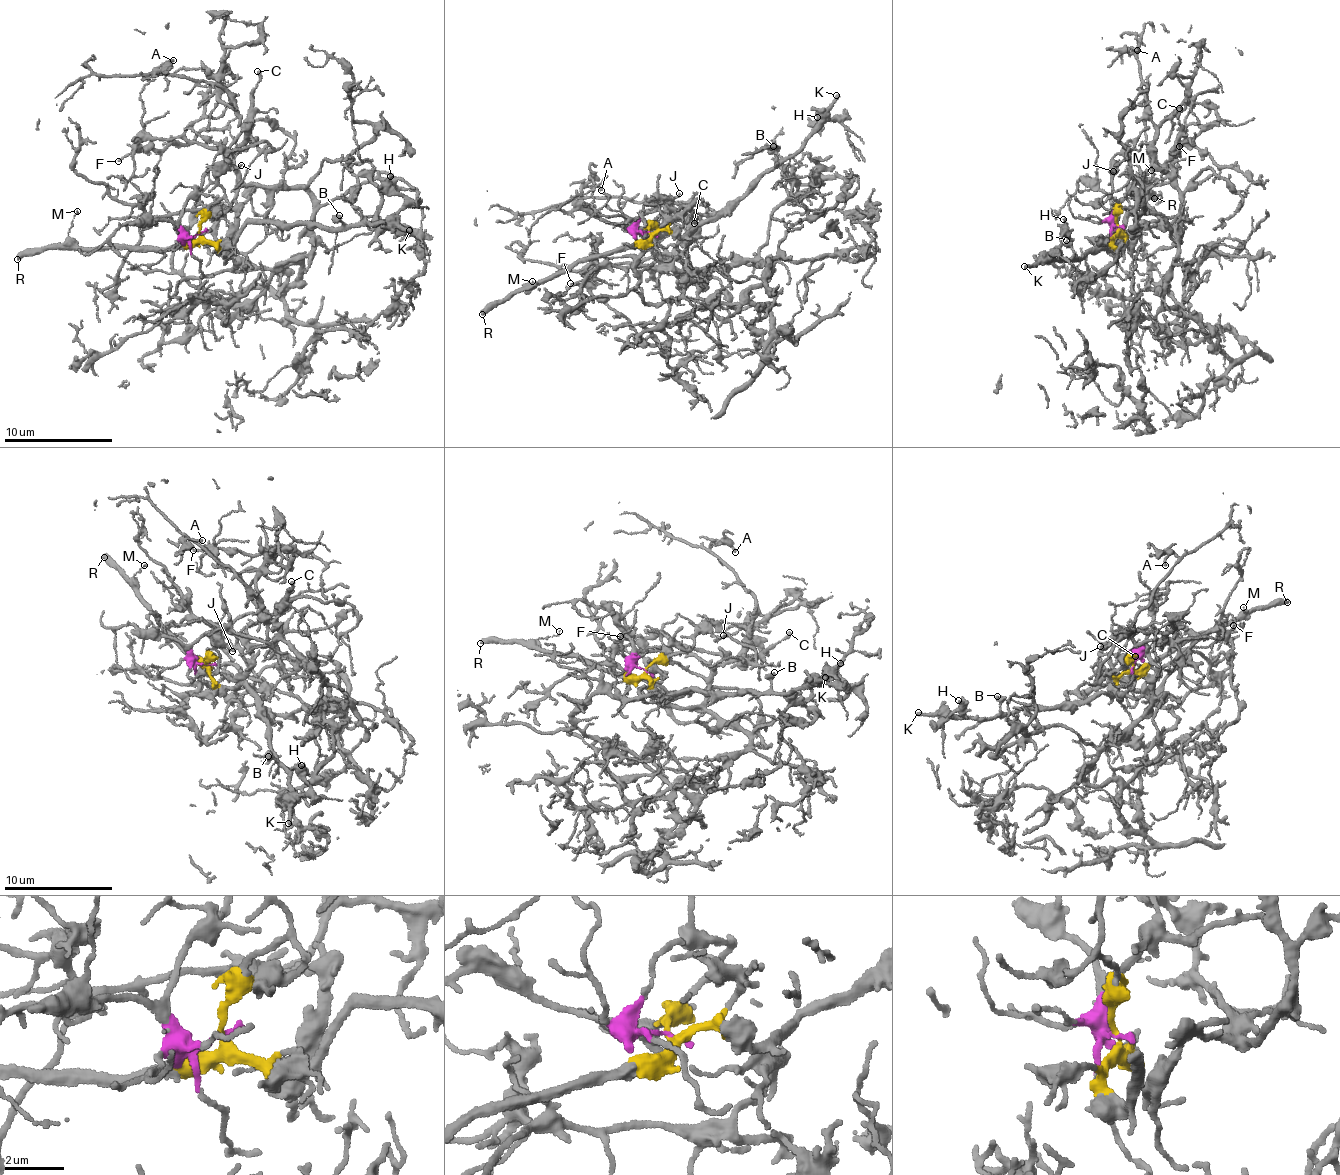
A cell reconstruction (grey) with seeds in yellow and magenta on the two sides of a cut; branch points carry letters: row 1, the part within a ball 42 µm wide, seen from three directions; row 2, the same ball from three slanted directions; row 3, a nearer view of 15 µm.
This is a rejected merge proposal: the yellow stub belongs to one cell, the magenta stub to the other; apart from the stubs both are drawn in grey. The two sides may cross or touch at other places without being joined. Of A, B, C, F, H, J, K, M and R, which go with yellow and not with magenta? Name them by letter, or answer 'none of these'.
B, H, J, K, M, R

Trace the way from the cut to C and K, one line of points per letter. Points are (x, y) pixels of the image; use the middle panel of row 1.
C: (650, 232), (628, 228), (639, 234), (652, 251), (666, 258), (674, 257), (687, 232), (695, 237), (693, 224)
K: (650, 232), (661, 229), (679, 236), (697, 224), (720, 219), (765, 173), (796, 152), (837, 94)

